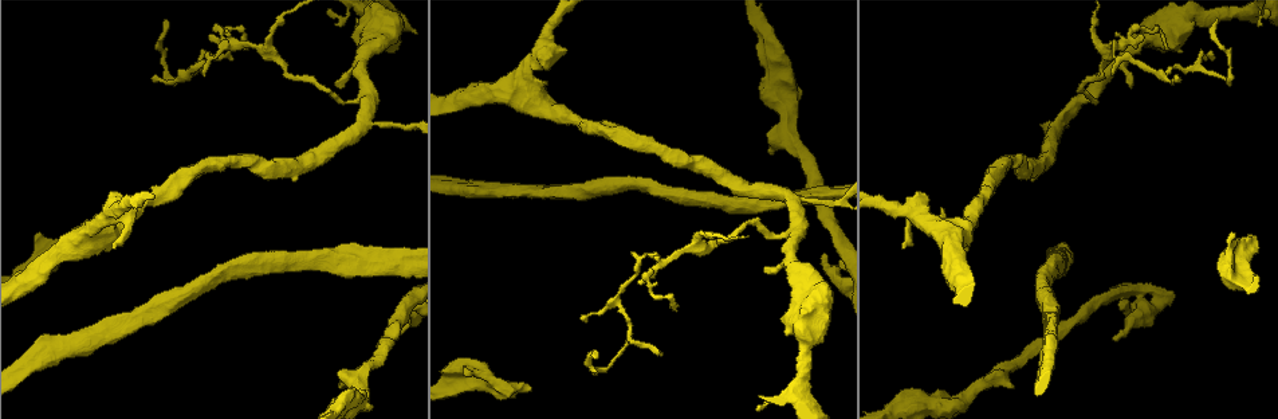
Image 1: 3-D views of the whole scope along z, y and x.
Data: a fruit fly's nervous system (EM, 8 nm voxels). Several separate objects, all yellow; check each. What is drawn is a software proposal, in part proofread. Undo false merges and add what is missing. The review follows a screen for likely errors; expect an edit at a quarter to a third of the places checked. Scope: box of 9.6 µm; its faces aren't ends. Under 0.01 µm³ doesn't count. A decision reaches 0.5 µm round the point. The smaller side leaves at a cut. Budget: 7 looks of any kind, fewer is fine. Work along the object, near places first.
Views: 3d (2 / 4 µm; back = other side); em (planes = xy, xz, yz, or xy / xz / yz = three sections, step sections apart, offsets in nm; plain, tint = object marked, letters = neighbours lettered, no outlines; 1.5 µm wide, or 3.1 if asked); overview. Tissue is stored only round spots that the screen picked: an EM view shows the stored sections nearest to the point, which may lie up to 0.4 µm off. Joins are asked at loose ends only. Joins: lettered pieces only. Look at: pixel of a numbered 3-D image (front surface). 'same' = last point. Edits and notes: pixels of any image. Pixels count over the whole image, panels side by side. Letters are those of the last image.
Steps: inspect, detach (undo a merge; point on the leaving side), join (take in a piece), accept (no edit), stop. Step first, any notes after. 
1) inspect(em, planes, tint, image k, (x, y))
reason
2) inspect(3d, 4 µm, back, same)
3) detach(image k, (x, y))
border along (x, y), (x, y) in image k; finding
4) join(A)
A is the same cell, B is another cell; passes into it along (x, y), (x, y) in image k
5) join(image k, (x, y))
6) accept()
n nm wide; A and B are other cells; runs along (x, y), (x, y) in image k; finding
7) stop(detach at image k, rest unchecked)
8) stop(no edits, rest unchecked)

inspect(3d, 4 µm, image 1, (530, 386))
branch stops here

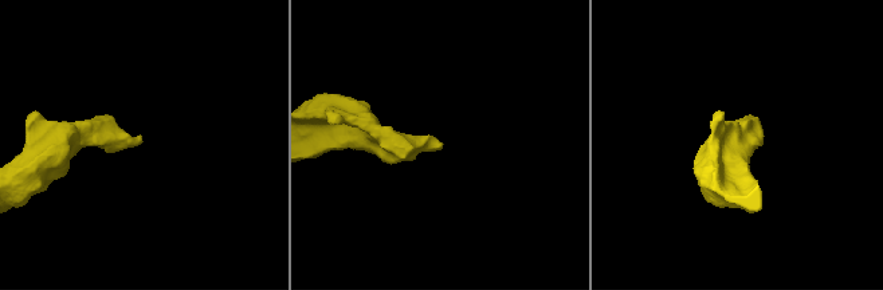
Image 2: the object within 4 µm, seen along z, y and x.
inspect(em, planes, plain, image 2, (140, 134))
need the tissue

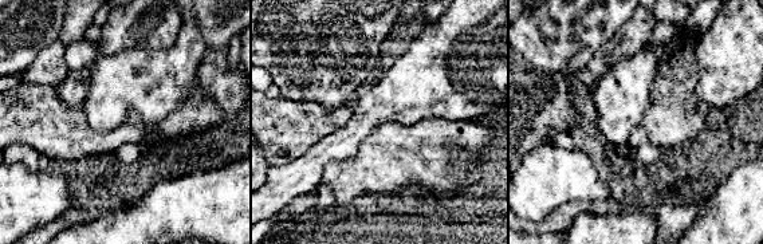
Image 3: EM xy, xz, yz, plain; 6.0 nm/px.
inspect(em, planes, letters, same)

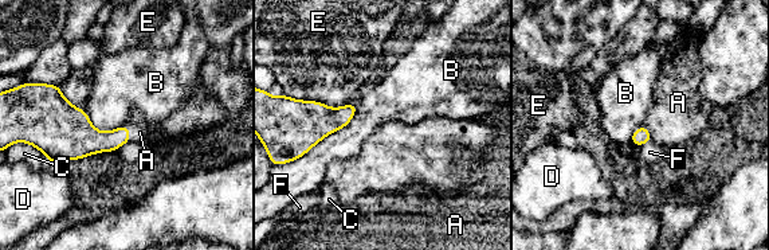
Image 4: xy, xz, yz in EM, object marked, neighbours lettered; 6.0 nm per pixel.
join(A)
A is the same cell, B, C, D, E and F are other cells; passes into it along (89, 140), (129, 132), (140, 132) in image 4; it goes on there

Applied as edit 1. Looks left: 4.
inspect(overview)

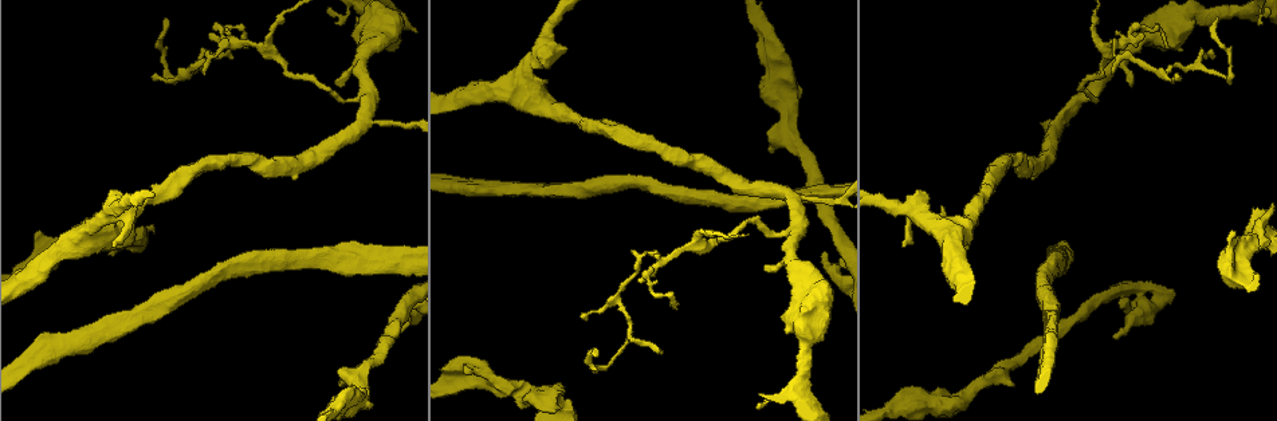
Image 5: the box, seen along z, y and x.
inspect(3d, 4 µm, image 5, (1178, 75))
thin end

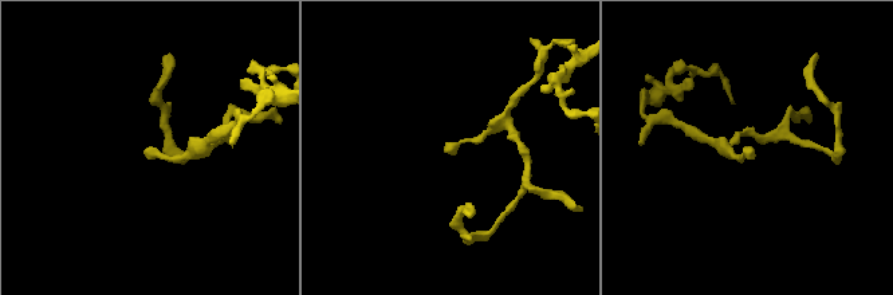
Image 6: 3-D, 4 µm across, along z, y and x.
inspect(em, planes, letters, image 6, (149, 148))
now the EM

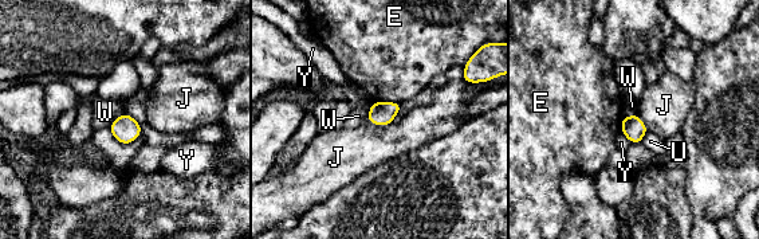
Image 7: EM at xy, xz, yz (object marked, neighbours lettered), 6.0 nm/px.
accept()
140 nm wide; E, J, U, W and Y are other cells; border along (124, 110), (107, 128) in image 7; no lettered piece goes on from it

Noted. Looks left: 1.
stop(join at image 4, rest unchecked)

